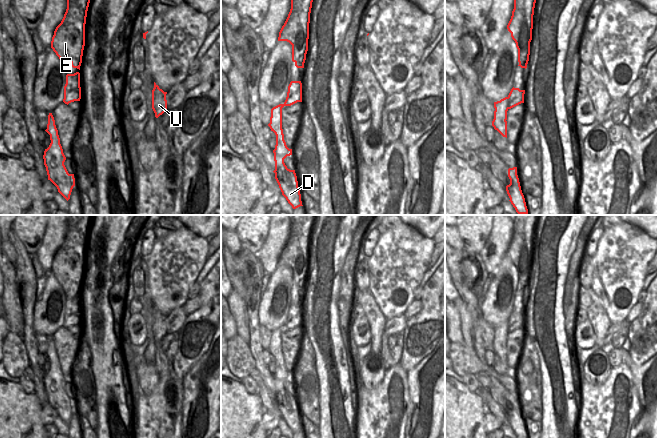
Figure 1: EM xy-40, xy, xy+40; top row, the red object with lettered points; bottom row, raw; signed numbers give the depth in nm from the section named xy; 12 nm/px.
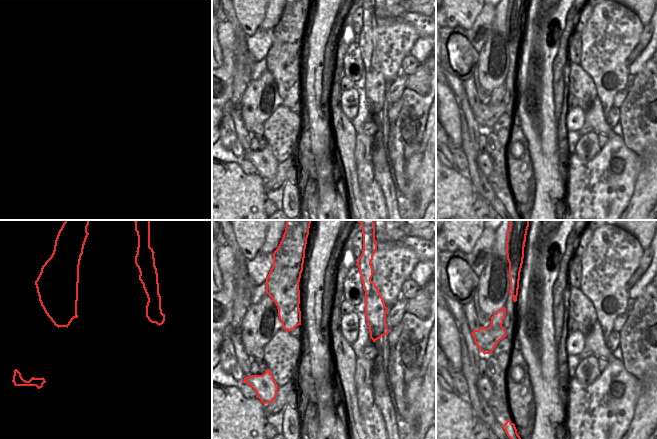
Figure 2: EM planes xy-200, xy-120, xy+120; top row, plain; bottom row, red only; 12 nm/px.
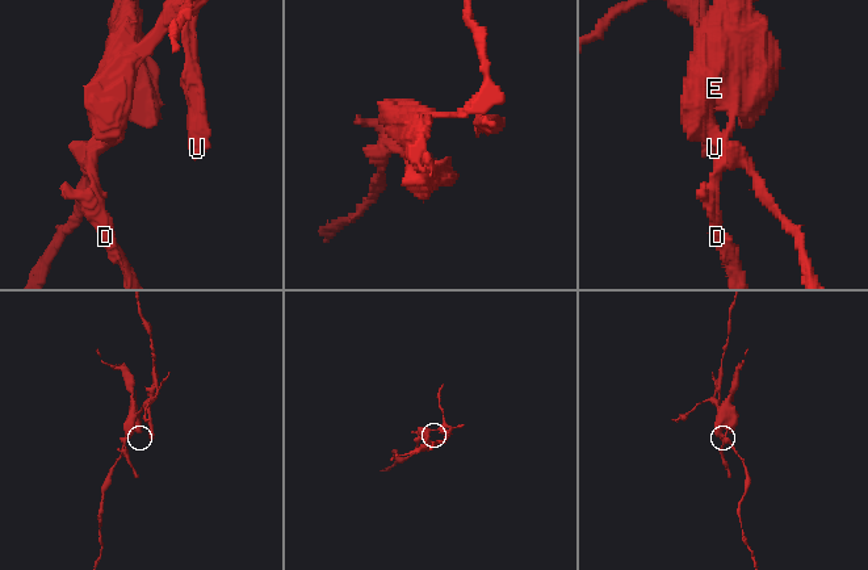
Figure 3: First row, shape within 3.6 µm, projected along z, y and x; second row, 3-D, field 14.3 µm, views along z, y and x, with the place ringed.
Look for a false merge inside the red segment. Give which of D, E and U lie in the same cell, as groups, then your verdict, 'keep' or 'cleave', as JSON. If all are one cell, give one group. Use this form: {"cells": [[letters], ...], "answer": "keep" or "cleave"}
{"cells": [["D"], ["E", "U"]], "answer": "cleave"}

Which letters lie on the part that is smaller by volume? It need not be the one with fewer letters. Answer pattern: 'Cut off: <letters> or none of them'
Cut off: D

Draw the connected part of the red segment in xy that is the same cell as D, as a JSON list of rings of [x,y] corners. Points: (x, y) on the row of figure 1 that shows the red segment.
[[[285,103],[271,109],[270,123],[268,124],[271,131],[276,135],[276,145],[273,150],[275,170],[273,172],[282,195],[292,208],[296,209],[303,205],[295,170],[288,169],[284,163],[284,159],[292,155],[292,149],[287,147],[282,129],[282,108],[284,106],[286,106]]]

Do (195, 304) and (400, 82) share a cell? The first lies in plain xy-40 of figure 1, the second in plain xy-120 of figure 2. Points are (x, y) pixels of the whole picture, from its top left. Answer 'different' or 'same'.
different

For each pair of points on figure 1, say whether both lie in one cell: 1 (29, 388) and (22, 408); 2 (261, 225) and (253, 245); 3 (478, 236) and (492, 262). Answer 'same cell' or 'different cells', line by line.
1: different cells
2: same cell
3: different cells

